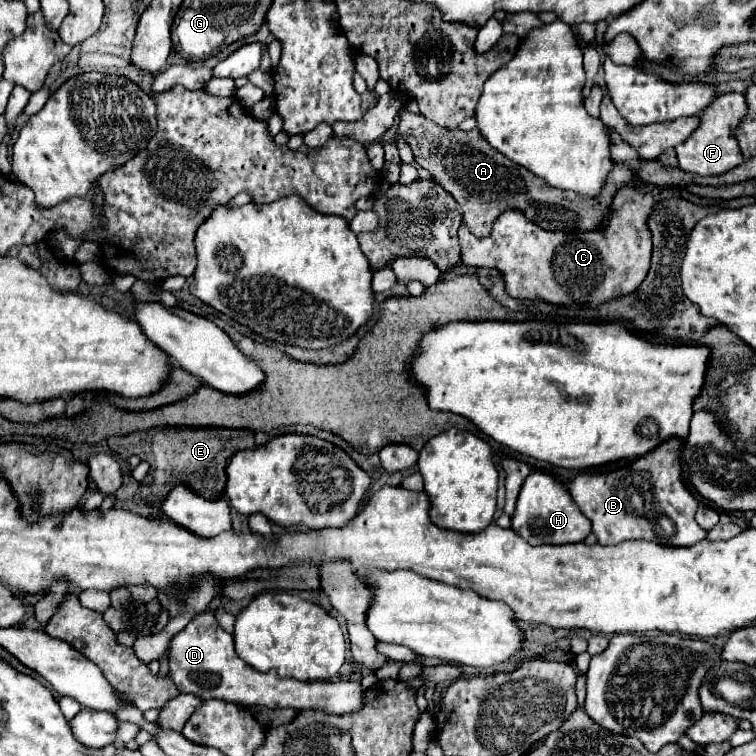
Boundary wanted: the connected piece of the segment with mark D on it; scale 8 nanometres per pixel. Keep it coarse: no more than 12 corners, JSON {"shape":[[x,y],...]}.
{"shape":[[213,613],[171,639],[169,677],[201,699],[359,713],[359,681],[251,669]]}

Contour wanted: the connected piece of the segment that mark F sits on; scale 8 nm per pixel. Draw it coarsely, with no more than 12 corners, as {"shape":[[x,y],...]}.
{"shape":[[743,93],[719,95],[675,147],[679,169],[723,175],[743,163]]}

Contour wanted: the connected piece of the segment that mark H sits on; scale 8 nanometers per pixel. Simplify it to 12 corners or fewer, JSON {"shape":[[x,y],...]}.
{"shape":[[551,475],[525,479],[511,521],[531,545],[579,543],[591,521]]}

